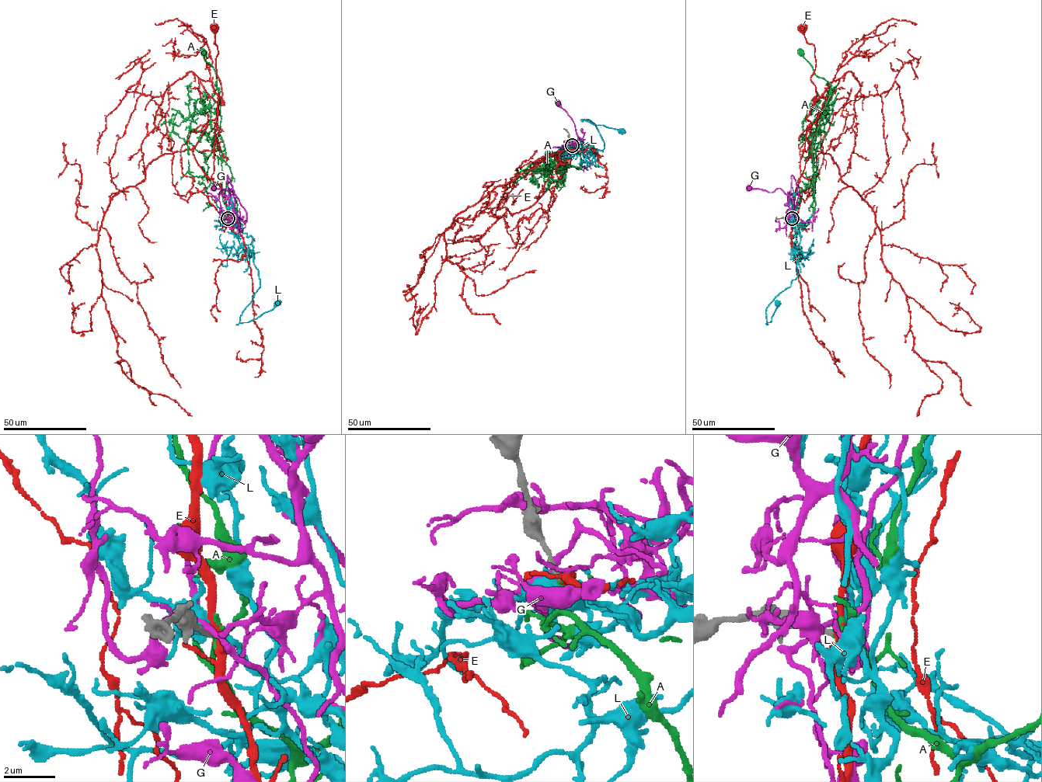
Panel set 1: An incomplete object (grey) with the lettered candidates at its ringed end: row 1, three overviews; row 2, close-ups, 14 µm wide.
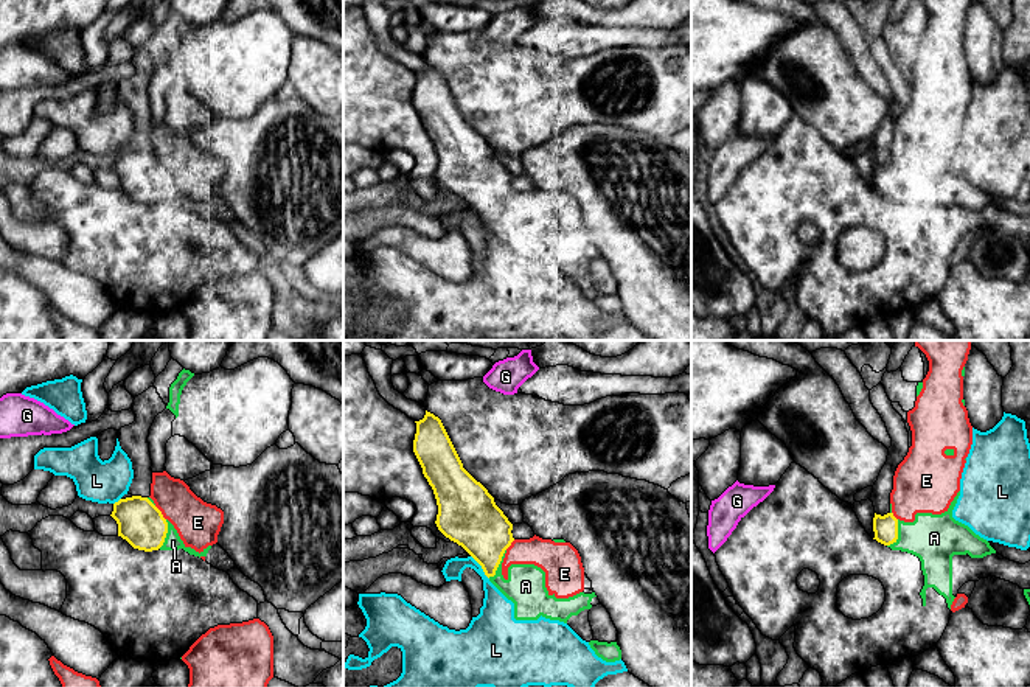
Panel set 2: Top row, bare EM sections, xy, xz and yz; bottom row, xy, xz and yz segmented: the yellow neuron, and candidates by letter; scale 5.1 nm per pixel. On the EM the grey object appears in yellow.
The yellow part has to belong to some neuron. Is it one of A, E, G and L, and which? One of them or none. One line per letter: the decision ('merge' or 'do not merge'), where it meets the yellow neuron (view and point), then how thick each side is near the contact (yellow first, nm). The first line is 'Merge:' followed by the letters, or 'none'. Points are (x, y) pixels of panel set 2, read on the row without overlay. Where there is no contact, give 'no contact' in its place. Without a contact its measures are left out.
Merge: A
A: merge; meets yellow in xz at (499, 215); 280 nm thick on the yellow side, 200 nm on the other
E: do not merge; meets yellow in xy at (160, 165); 240 nm thick on the yellow side, 220 nm on the other
G: do not merge; no contact
L: do not merge; meets yellow in xz at (482, 219); 280 nm thick on the yellow side, 180 nm on the other

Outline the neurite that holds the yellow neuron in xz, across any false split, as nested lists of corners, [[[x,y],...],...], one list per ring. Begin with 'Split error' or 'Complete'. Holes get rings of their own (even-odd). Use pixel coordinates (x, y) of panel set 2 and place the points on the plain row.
Split error. [[[426,62],[415,75],[413,104],[437,151],[438,182],[461,197],[514,255],[514,270],[538,272],[542,267],[567,275],[572,267],[590,261],[595,244],[556,250],[545,239],[545,224],[534,216],[511,216],[508,230],[503,230],[502,214],[514,193],[513,176],[488,141],[463,120],[441,71]]]

